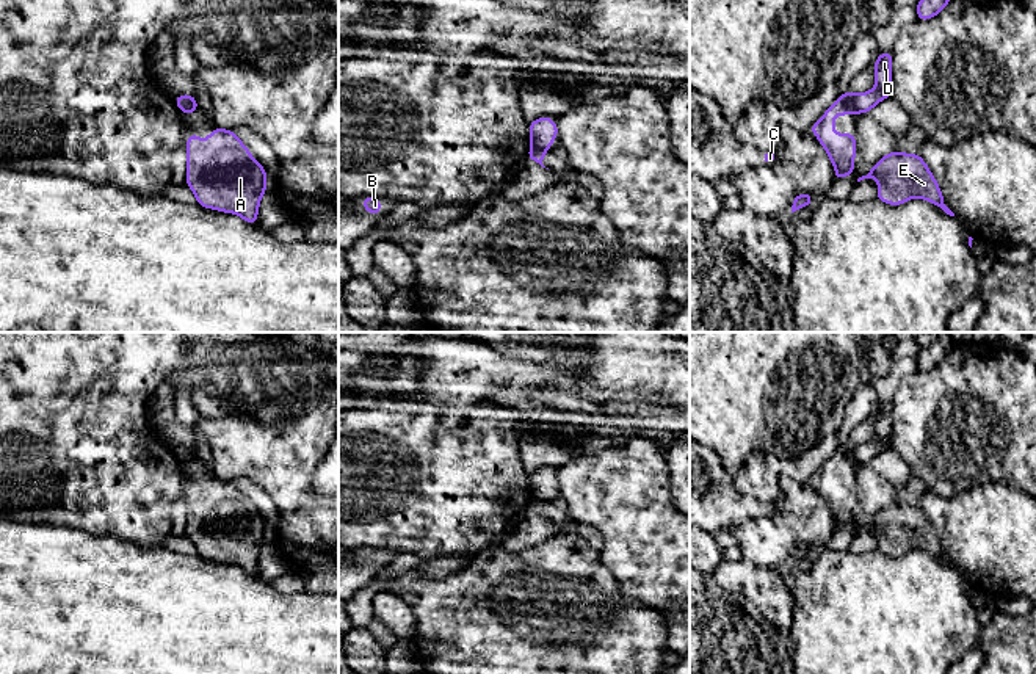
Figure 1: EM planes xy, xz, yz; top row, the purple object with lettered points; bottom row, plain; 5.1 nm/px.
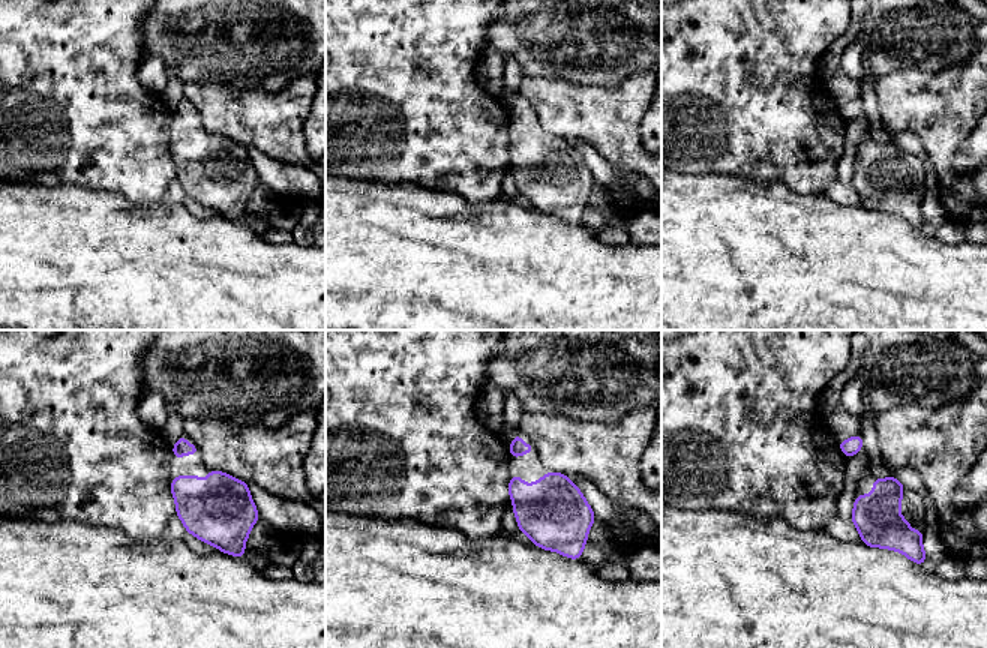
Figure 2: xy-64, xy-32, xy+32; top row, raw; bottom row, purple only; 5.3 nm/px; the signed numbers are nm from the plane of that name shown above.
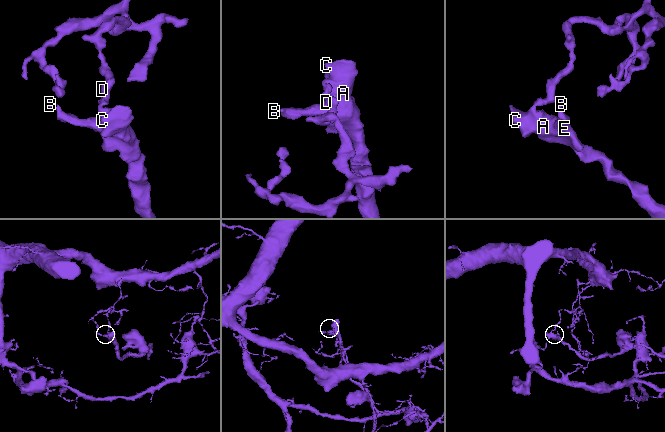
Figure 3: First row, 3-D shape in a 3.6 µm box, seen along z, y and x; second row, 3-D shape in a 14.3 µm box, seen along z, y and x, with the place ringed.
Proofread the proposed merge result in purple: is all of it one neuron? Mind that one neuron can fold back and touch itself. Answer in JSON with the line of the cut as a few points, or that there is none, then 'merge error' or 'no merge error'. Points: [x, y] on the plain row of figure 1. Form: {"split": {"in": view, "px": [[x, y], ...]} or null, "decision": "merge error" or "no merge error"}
{"split": {"in": "yz", "px": [[853, 447], [853, 456], [858, 463]]}, "decision": "merge error"}

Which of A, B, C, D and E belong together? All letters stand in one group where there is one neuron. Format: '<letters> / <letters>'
A B C E / D

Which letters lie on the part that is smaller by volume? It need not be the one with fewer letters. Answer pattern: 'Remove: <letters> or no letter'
Remove: A, B, C, E

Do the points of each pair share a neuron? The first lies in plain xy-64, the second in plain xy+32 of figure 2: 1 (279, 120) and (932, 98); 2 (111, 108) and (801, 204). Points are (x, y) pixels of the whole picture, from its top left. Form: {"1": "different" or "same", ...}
{"1": "same", "2": "different"}

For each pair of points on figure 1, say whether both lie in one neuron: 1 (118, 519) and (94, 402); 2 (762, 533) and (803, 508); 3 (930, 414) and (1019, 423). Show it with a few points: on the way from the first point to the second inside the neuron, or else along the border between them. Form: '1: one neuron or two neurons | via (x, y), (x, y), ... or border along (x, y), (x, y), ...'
1: one neuron | via (118, 489), (105, 460), (94, 449), (94, 431)
2: one neuron | via (771, 533), (778, 533), (793, 518)
3: one neuron | via (952, 422), (997, 420)

